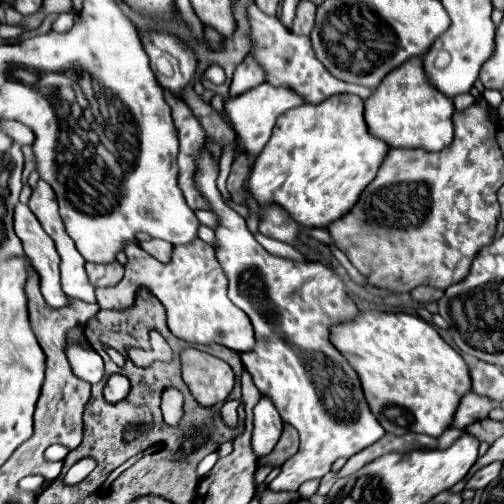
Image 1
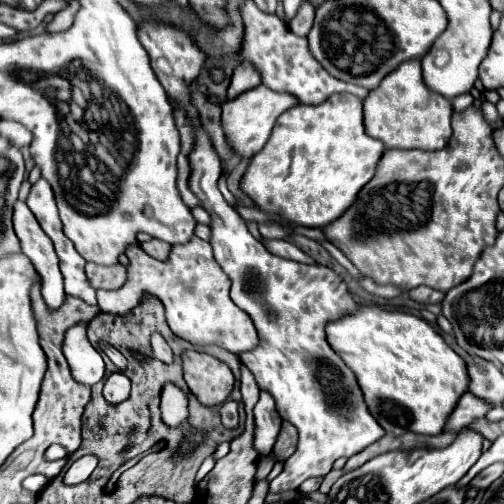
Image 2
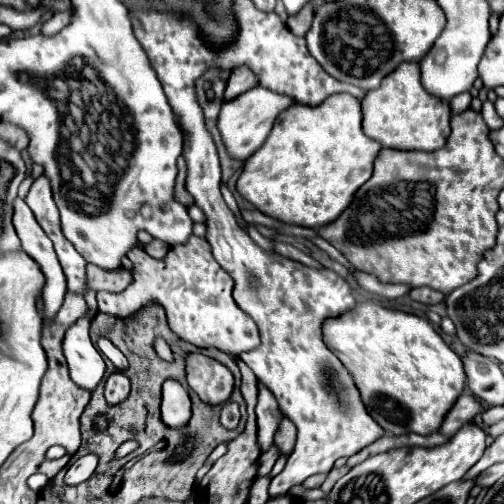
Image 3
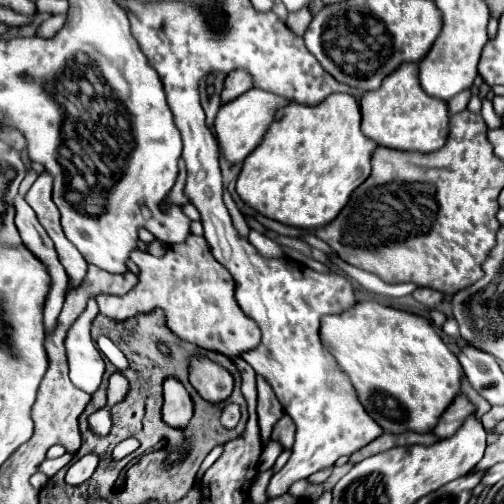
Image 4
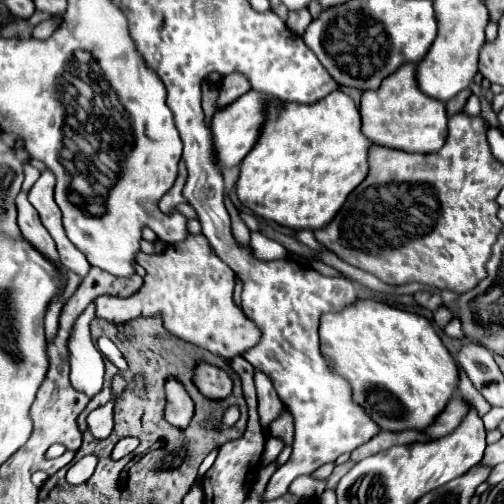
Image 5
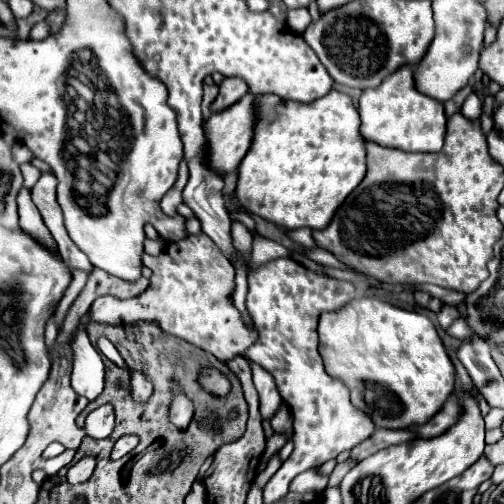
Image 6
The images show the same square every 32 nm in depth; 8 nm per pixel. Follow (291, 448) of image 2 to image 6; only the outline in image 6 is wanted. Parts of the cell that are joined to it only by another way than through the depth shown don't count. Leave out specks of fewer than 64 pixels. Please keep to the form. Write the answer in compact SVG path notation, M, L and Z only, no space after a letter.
M282 404L282 408L270 420L270 426L272 426L274 434L286 434L288 440L292 438L292 414L290 414L290 410L288 410L286 404Z

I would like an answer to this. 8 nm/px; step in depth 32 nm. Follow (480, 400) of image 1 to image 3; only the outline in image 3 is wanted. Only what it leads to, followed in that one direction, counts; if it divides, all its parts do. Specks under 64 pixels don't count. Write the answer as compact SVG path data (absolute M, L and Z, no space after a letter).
M464 392L464 394L456 400L456 404L454 404L452 410L448 412L448 416L444 418L444 424L442 424L440 432L446 434L446 436L454 436L464 424L472 422L472 420L474 420L476 416L480 416L482 412L484 412L482 404L480 404L476 398L472 398L470 392Z

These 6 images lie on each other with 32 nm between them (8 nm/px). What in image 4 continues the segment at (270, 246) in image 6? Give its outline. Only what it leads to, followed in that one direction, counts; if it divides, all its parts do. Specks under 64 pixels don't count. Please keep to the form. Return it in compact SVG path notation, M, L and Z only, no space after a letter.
M251 229L249 240L262 256L266 256L267 258L285 257L281 246L260 232L255 232L255 230Z

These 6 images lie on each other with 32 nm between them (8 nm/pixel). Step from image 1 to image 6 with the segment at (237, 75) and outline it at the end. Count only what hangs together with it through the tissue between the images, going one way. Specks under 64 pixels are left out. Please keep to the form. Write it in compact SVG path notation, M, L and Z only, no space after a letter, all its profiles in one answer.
M228 76L222 80L220 84L220 94L216 98L216 102L212 104L214 112L222 112L226 108L230 108L236 100L240 100L240 96L244 96L248 92L248 84L244 84L244 80L240 80L238 76Z

